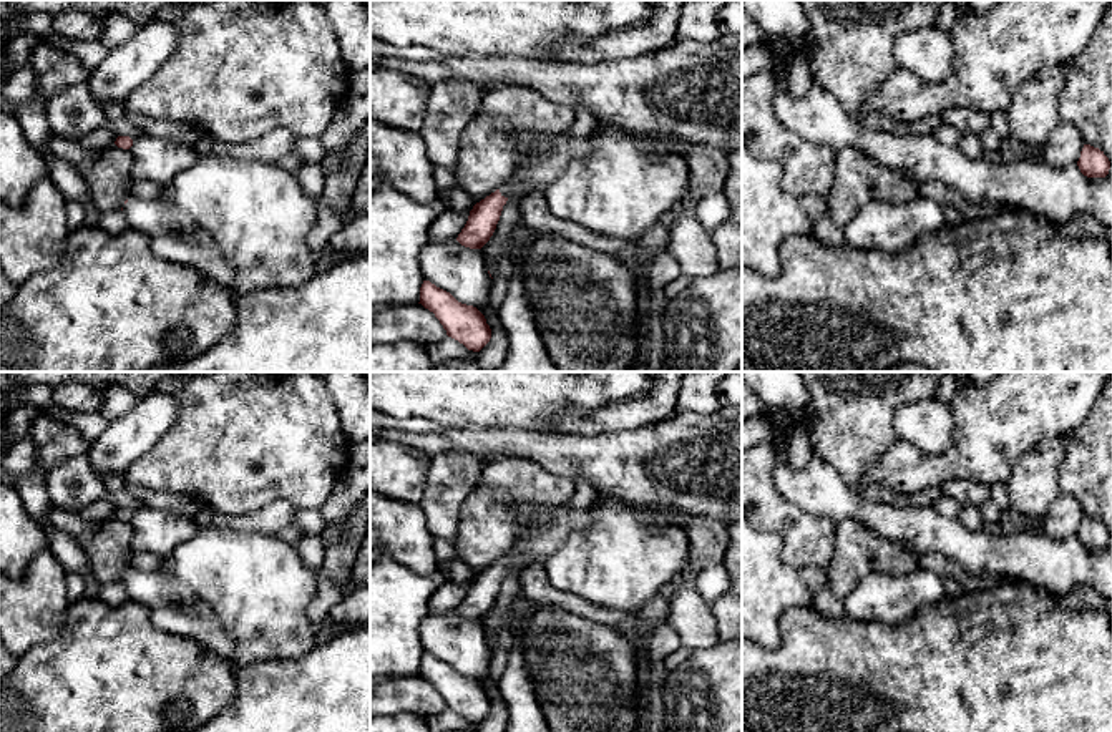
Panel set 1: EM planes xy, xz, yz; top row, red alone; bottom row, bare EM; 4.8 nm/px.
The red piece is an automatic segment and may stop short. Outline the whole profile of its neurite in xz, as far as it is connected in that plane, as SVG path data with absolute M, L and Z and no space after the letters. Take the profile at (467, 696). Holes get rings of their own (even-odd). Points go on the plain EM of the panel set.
M423 652L420 674L435 686L446 707L463 715L468 722L480 724L491 710L485 687L473 677L458 674L450 664Z

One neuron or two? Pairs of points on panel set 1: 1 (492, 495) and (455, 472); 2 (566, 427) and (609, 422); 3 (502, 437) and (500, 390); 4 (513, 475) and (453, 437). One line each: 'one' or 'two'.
1: two
2: one
3: two
4: two

